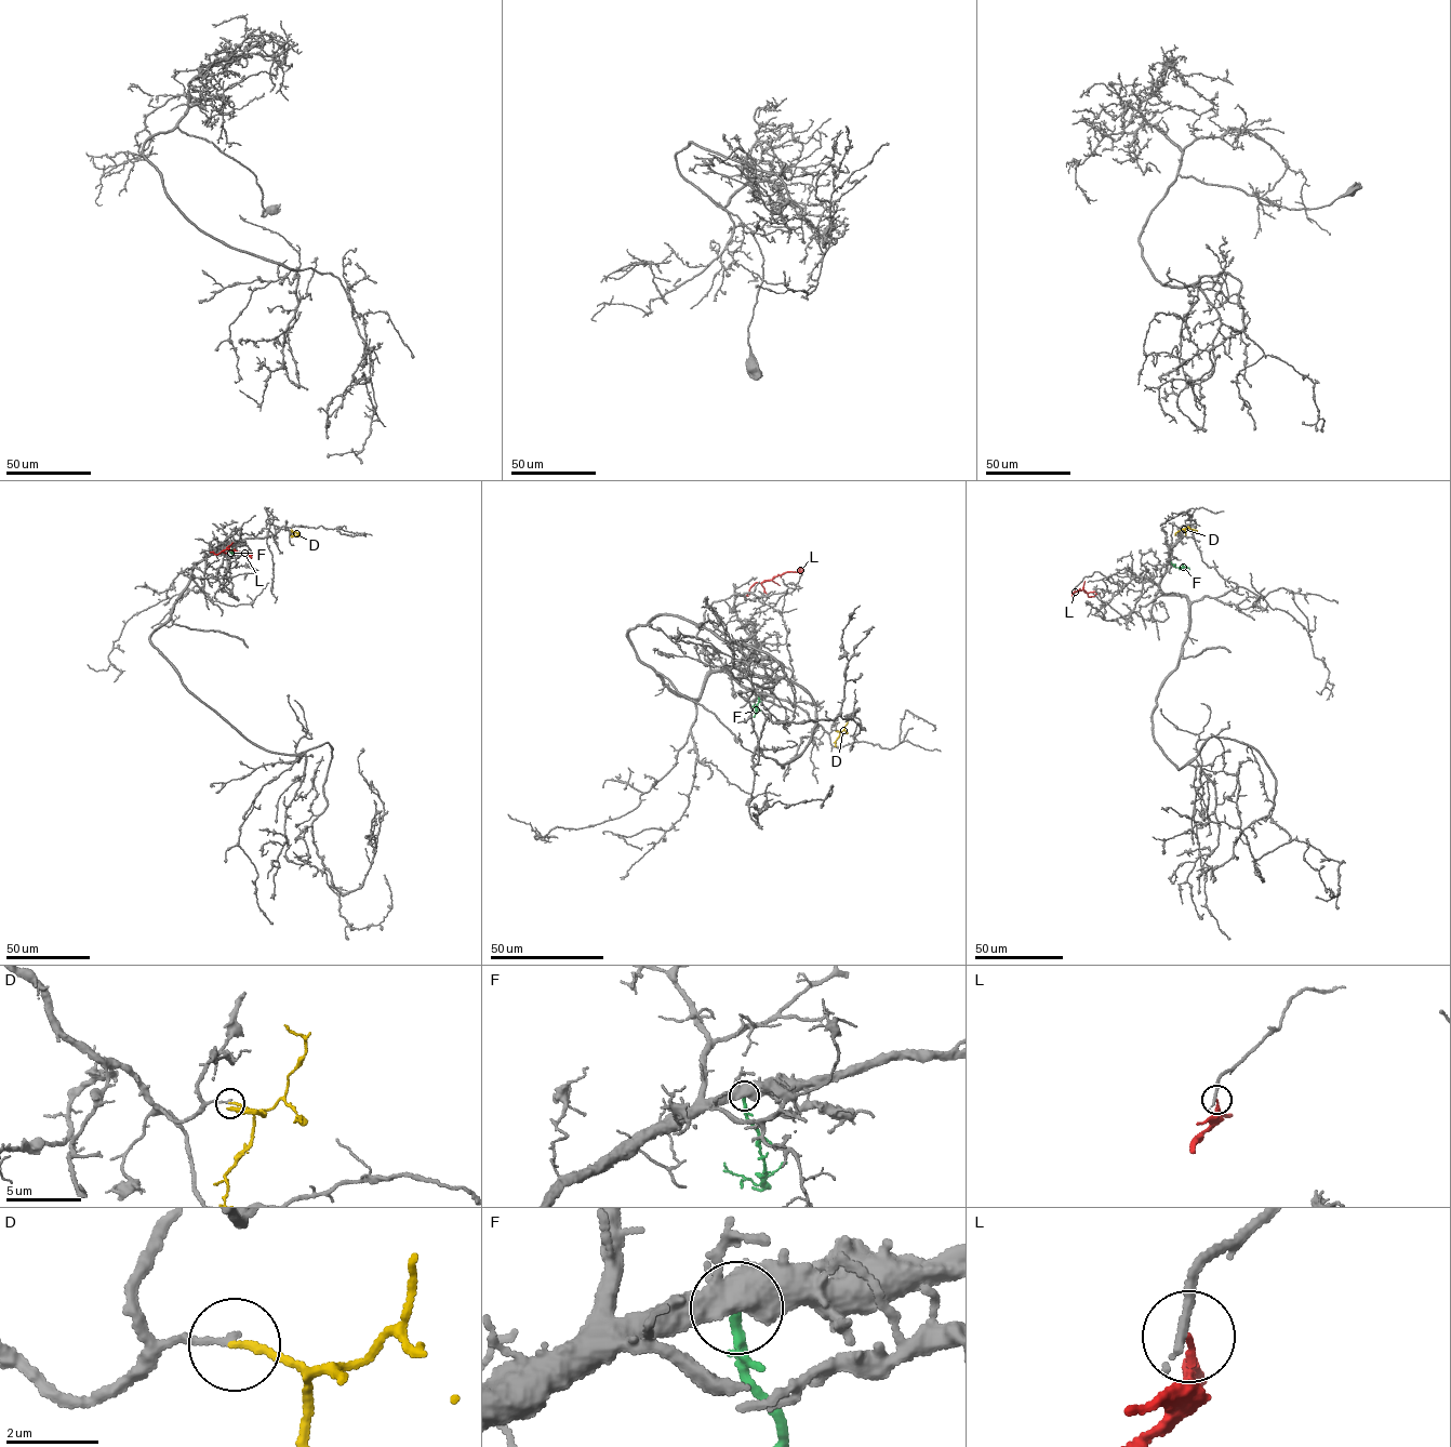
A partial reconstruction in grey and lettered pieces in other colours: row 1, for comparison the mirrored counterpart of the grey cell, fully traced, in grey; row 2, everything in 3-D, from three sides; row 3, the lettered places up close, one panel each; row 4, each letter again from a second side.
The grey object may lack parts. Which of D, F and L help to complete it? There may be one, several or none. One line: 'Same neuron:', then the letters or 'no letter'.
Same neuron: D, F

